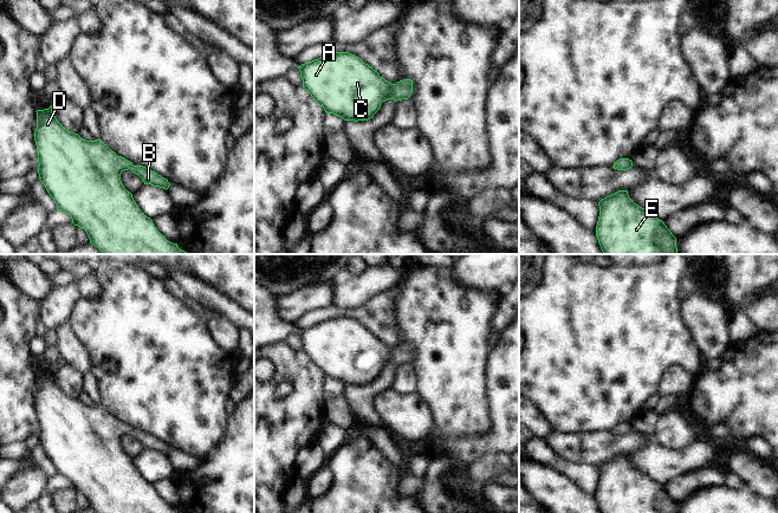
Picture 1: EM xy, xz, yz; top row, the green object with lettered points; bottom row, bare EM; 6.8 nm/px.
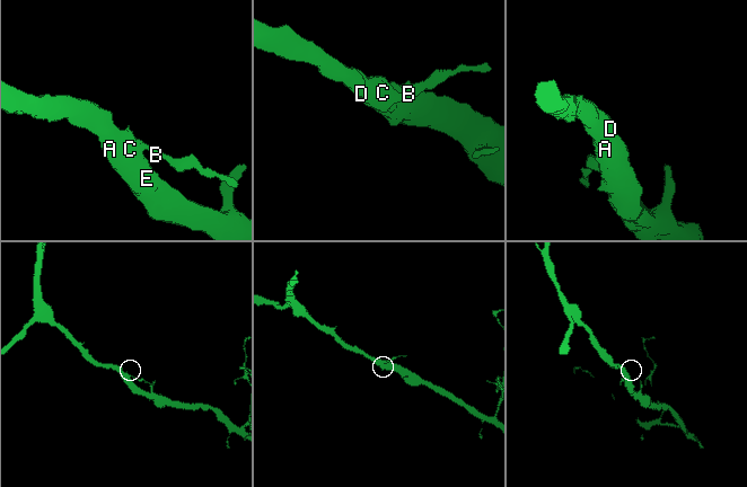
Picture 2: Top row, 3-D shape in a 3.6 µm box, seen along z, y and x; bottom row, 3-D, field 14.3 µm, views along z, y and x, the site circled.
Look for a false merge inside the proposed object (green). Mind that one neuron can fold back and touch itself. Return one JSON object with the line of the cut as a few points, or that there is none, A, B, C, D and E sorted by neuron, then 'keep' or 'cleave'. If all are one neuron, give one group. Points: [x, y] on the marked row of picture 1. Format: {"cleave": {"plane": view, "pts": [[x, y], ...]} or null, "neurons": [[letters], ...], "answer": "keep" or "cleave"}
{"cleave": null, "neurons": [["A", "B", "C", "D", "E"]], "answer": "keep"}

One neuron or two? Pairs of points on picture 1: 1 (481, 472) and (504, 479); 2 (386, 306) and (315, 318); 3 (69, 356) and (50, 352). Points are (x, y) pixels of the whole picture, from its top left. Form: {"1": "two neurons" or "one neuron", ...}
{"1": "two neurons", "2": "one neuron", "3": "two neurons"}

